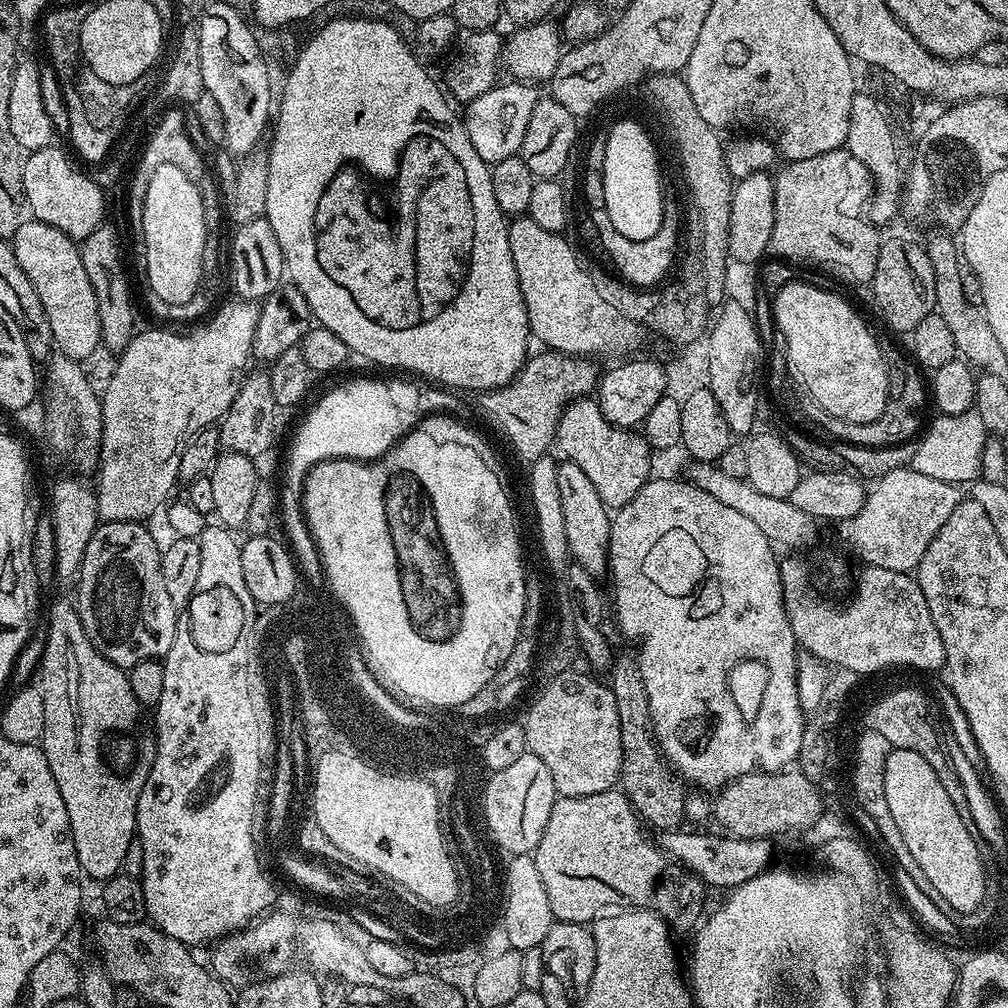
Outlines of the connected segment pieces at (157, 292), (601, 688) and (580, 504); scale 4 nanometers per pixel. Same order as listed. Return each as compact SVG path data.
M163 164L150 174L144 207L140 209L138 231L144 235L144 272L148 275L151 295L162 302L190 302L200 289L204 272L204 243L208 240L208 220L204 210L204 193L178 166Z
M569 670L562 673L560 676L551 677L547 681L545 688L537 695L536 708L532 710L534 722L532 723L532 735L538 738L542 732L542 744L540 747L535 747L535 754L538 758L542 758L542 762L546 762L546 770L550 770L550 778L554 778L554 786L560 796L589 796L590 794L602 794L603 792L613 791L617 787L620 778L620 767L622 766L622 733L619 730L619 720L617 703L614 700L609 685L602 679L595 680L592 676L587 676L584 672L576 672L577 670Z
M561 459L556 465L558 494L562 494L562 518L566 518L566 542L568 555L586 574L597 578L607 577L610 572L608 547L612 516L610 509L598 498L598 490L590 477L573 460Z

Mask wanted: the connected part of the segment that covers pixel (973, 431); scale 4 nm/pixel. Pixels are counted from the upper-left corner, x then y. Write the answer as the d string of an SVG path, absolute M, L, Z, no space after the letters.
M970 411L957 416L937 415L935 419L919 437L921 445L910 467L918 470L918 474L930 474L930 478L938 478L947 484L967 485L980 476L982 446L990 439L982 426L982 418L978 418L975 411Z

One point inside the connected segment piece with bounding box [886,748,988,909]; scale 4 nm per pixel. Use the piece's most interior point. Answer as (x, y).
(955, 854)

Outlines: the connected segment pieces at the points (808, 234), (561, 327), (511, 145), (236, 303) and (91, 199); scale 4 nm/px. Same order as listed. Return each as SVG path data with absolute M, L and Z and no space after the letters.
M835 148L832 152L818 154L814 158L785 163L785 168L781 167L775 173L771 251L788 262L813 260L816 264L833 264L836 268L845 268L858 283L867 285L874 278L874 270L878 266L881 233L867 219L856 219L840 212L839 203L828 197L828 188L824 185L827 176L844 176L848 155L844 148Z
M516 218L509 223L508 226L508 237L510 238L510 258L514 258L514 270L518 270L518 286L522 290L522 298L524 299L524 305L526 306L526 314L528 315L528 331L533 337L536 336L541 340L543 347L545 349L562 352L568 356L587 356L589 358L601 358L600 356L620 356L616 358L624 358L632 352L640 344L640 332L638 324L632 320L628 320L619 313L618 310L612 305L611 299L607 295L600 293L600 288L598 285L592 281L592 276L587 272L586 269L580 265L580 260L576 257L576 252L574 249L568 245L567 235L551 232L550 230L542 230L542 226L538 226L538 222L527 218Z
M525 81L506 82L497 83L485 94L469 101L462 114L464 129L474 145L474 150L490 166L519 153L534 106L540 99L535 85Z
M231 299L224 305L221 303L211 319L200 326L205 328L197 332L179 336L176 332L163 332L160 328L148 328L145 332L140 330L119 353L116 373L109 378L108 389L102 392L100 406L104 433L100 439L100 485L95 485L94 491L101 521L144 522L147 516L154 515L161 507L160 512L169 503L168 495L172 487L180 480L178 466L182 462L182 450L190 438L194 438L198 430L211 428L220 422L234 402L240 384L249 371L248 360L253 359L252 343L260 310L253 301Z
M57 146L27 153L24 163L24 203L33 217L66 234L71 240L83 242L105 223L104 192L91 180L87 171L79 172L68 156Z

